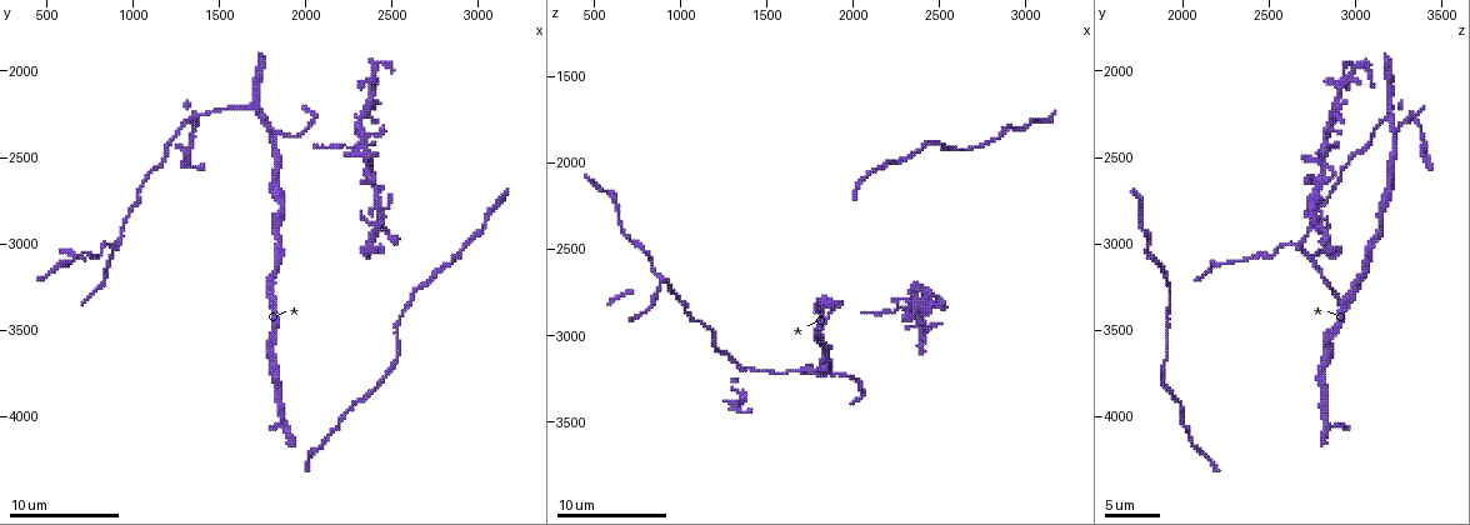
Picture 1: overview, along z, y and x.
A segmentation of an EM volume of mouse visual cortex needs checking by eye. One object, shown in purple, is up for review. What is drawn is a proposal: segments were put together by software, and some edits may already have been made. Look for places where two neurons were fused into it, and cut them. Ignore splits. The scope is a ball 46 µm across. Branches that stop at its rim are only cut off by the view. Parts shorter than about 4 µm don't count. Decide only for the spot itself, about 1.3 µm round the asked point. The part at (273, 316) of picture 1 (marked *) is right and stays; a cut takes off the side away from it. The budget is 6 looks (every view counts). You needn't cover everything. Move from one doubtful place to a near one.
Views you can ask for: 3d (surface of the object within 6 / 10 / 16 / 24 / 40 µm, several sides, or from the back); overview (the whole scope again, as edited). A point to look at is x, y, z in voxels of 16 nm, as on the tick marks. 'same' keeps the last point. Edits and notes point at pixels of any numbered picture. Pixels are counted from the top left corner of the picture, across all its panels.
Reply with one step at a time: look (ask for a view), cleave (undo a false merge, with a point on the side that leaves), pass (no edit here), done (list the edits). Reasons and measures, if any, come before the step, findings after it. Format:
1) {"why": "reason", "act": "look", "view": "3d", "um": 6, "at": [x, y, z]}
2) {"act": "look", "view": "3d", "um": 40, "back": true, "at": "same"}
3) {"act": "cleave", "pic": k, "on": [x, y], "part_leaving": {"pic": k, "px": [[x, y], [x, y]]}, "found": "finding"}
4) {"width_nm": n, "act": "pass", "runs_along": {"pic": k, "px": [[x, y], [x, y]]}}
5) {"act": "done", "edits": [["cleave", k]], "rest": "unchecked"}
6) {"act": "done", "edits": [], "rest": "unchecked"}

{"act": "look", "view": "3d", "um": 16, "at": [2380, 3040, 2820]}

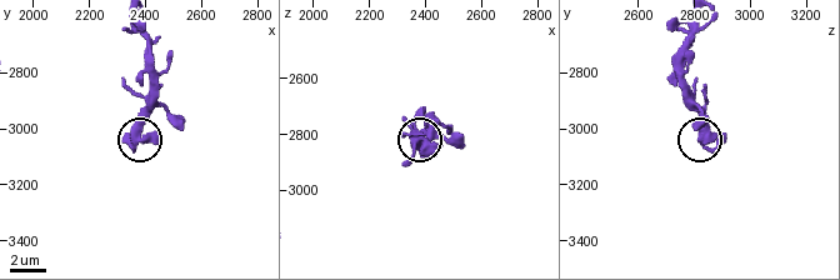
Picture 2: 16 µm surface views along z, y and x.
{"act": "look", "view": "3d", "um": 6, "at": [2380, 3040, 2840]}

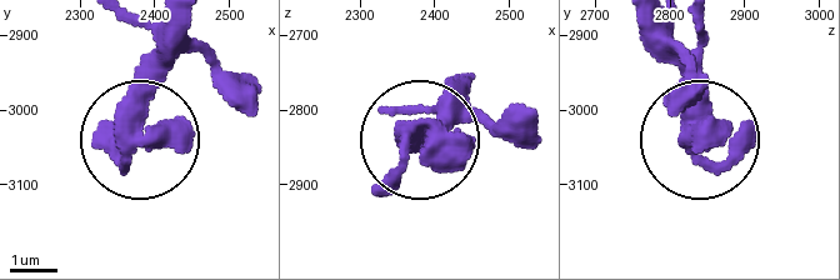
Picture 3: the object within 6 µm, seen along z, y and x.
{"width_nm": 440, "act": "pass", "found": "continuous, no second neuron"}

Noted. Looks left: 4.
{"why": "looks like a crossing", "act": "look", "view": "3d", "um": 10, "at": [2360, 2440, 2820]}

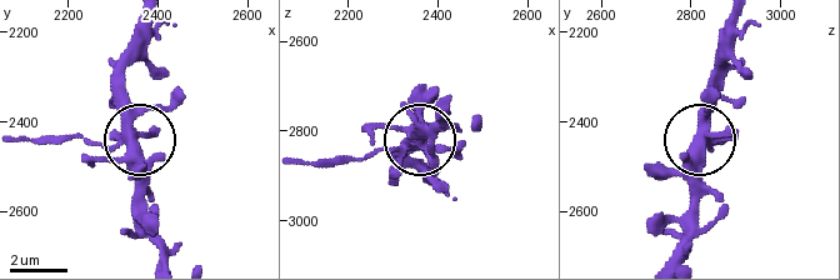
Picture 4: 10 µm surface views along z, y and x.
{"why": "from behind", "act": "look", "view": "3d", "um": 10, "back": true, "at": [2350, 2430, 2825]}

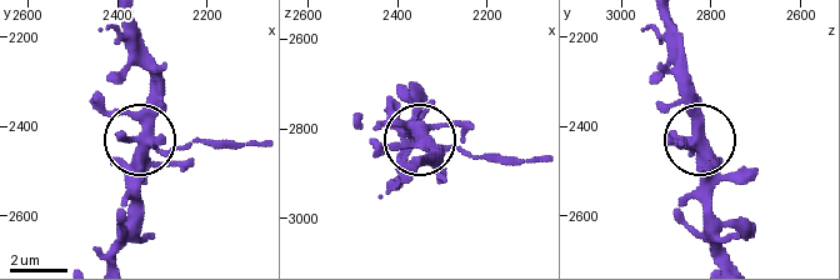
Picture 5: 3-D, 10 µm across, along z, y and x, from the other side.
{"act": "pass", "found": "continuous, no second neuron"}

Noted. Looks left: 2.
{"why": "a fork", "act": "look", "view": "3d", "um": 10, "at": [880, 3020, 2660]}

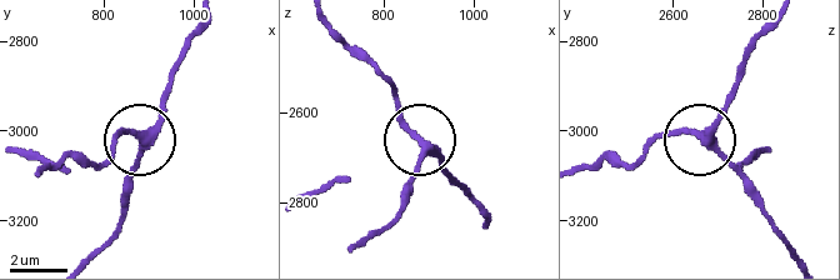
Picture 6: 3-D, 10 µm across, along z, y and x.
{"act": "look", "view": "3d", "um": 10, "back": true, "at": [875, 3010, 2665]}

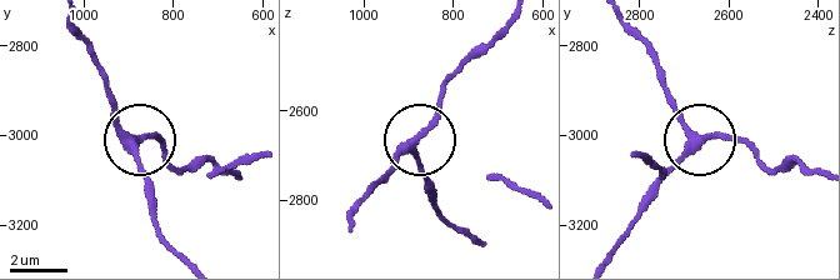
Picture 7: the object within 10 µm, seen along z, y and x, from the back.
{"side_arm_um": 8, "act": "pass", "runs_along": {"pic": 7, "px": [[349, 225], [359, 201], [414, 143], [424, 193]]}, "found": "all the same neuron"}

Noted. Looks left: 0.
{"act": "done", "edits": [], "rest": "unchecked"}

